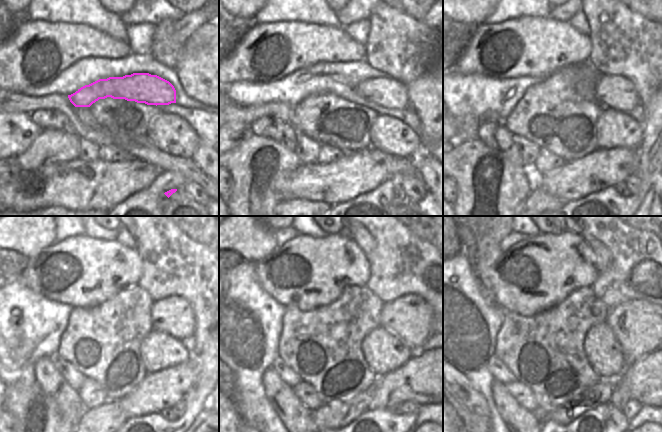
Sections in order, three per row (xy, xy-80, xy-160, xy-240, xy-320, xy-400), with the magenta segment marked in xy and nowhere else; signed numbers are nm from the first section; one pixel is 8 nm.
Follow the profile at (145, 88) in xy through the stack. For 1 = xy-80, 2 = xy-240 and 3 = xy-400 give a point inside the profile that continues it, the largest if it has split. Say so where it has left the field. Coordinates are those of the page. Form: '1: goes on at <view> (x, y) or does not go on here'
1: goes on at xy-80 (389, 92)
2: goes on at xy-240 (174, 315)
3: goes on at xy-400 (641, 327)

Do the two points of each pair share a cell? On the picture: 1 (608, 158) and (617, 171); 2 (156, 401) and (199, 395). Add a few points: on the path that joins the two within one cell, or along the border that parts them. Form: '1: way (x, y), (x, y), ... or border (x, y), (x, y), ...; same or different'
1: way (608, 161), (614, 168); same
2: border (197, 376), (196, 383), (183, 399); different

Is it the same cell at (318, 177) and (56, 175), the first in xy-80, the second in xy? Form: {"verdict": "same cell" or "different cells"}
{"verdict": "same cell"}

